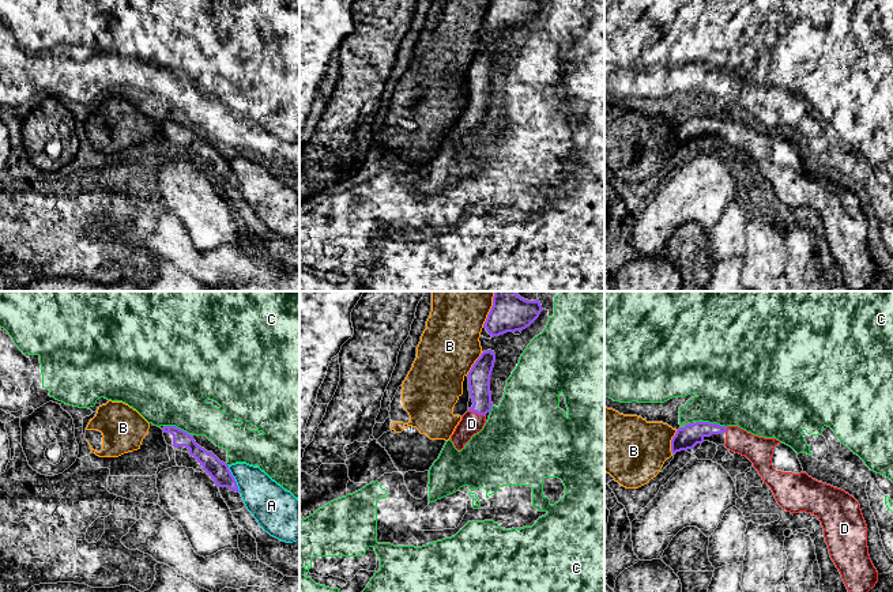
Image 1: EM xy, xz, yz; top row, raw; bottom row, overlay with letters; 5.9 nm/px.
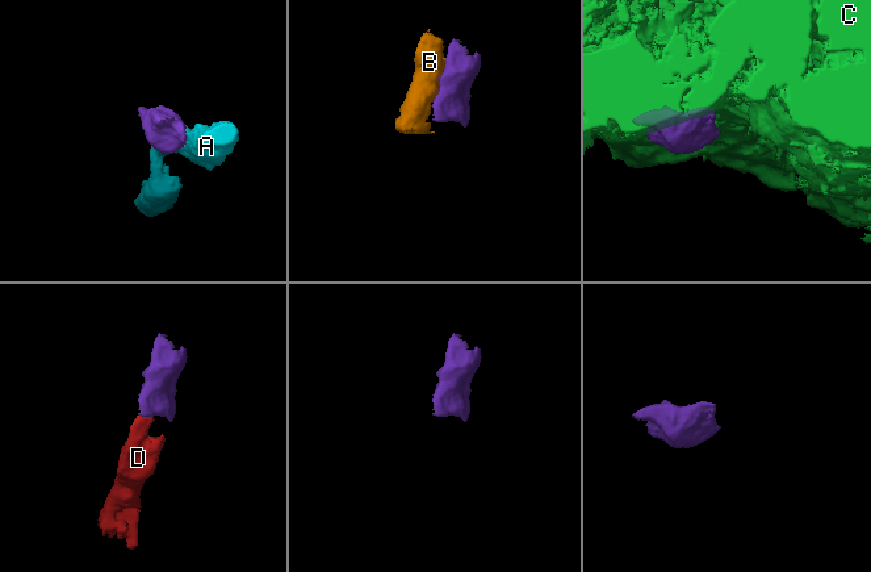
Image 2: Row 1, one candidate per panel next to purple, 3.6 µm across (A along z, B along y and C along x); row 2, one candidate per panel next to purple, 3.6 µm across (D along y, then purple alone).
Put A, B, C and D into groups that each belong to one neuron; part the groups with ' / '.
A / B / C / D

